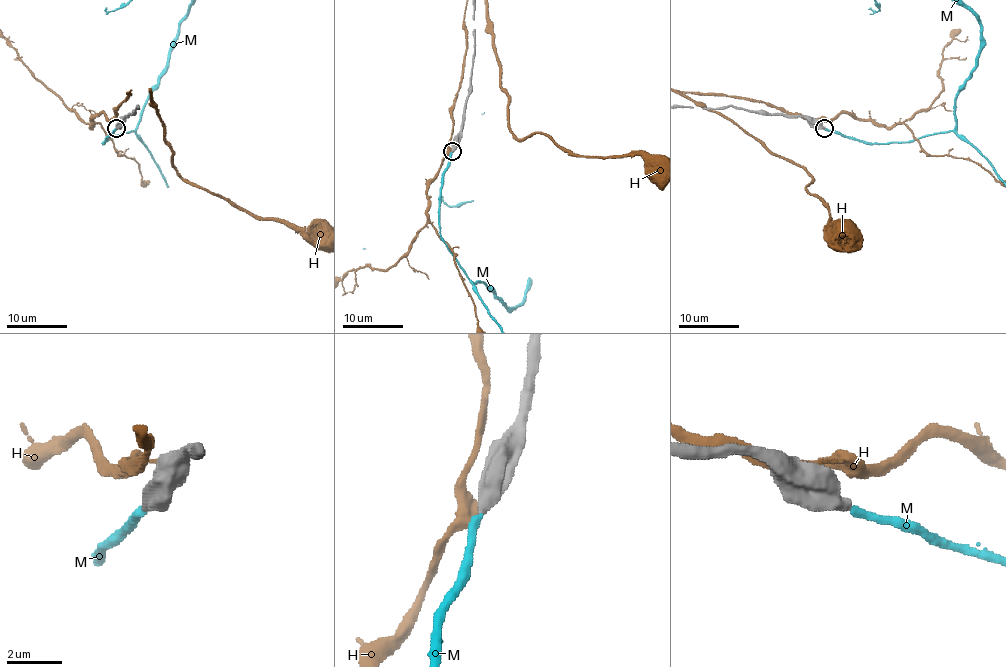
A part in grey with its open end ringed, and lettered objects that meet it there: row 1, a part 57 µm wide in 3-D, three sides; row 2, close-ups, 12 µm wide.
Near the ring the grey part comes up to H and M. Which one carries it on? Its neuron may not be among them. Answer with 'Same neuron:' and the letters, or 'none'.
Same neuron: M

